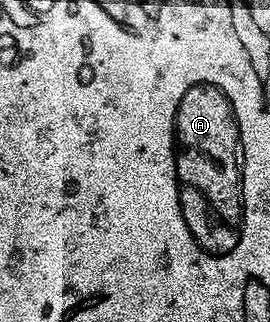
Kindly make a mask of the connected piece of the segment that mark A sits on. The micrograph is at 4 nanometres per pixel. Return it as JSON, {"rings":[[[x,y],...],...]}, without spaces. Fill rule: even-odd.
{"rings":[[[200,77],[200,85],[196,85],[196,89],[192,89],[188,97],[184,97],[184,109],[180,109],[174,126],[175,133],[180,150],[176,153],[174,176],[180,187],[180,214],[184,217],[186,227],[192,233],[193,239],[210,255],[221,257],[236,253],[236,249],[240,249],[240,241],[244,241],[244,229],[248,229],[248,189],[244,189],[244,169],[248,169],[248,149],[244,149],[244,129],[240,129],[240,109],[236,109],[236,101],[232,101],[232,93],[228,93],[224,85],[216,85],[216,81],[204,81],[204,77]]]}

